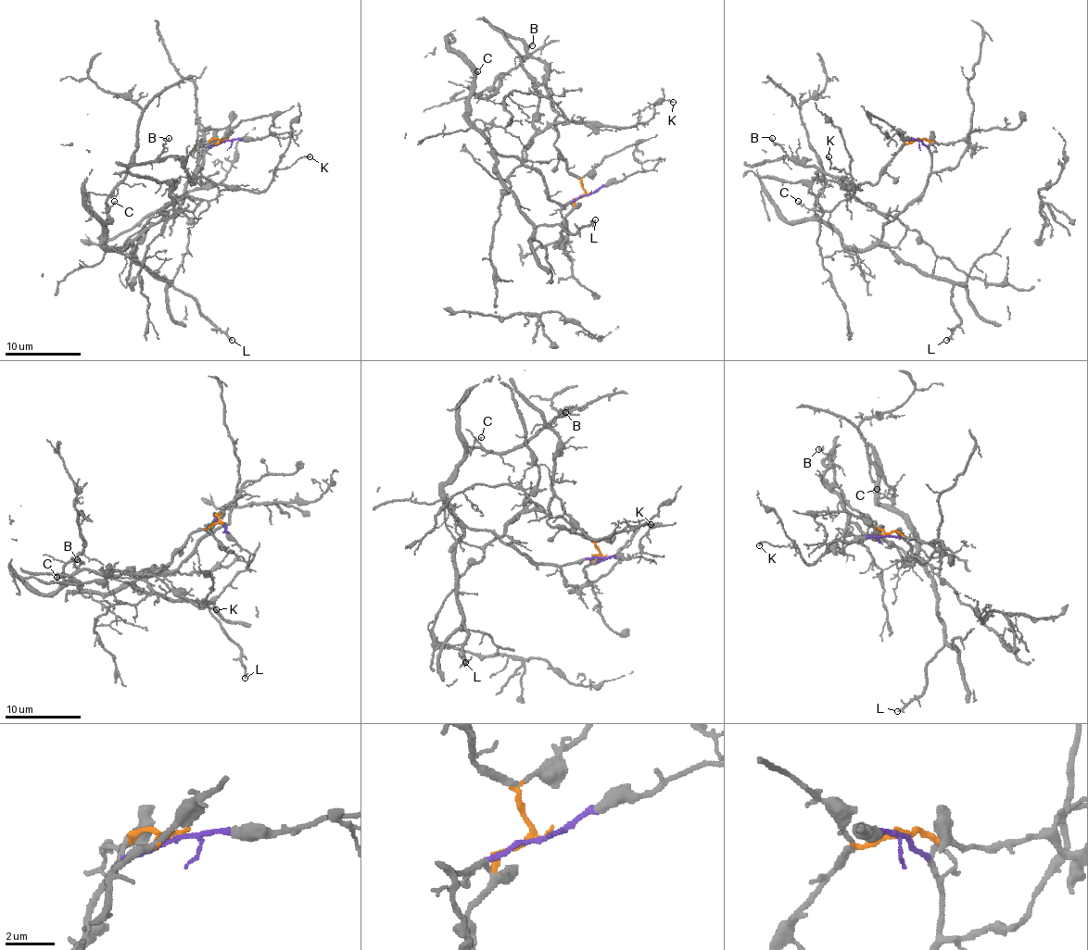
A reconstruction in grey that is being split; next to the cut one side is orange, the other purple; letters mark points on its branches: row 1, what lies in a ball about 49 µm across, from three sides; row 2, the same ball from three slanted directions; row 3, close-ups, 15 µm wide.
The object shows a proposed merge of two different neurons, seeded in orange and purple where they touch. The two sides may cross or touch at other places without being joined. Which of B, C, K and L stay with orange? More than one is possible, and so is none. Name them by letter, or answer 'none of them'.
B, K

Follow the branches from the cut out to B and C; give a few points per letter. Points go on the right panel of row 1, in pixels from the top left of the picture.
B: (921, 139), (906, 143), (874, 184), (854, 184), (794, 162), (788, 156), (782, 158), (786, 153), (771, 137)
C: (921, 141), (929, 151), (929, 181), (883, 227), (883, 236), (872, 245), (849, 249), (813, 211), (798, 202)

